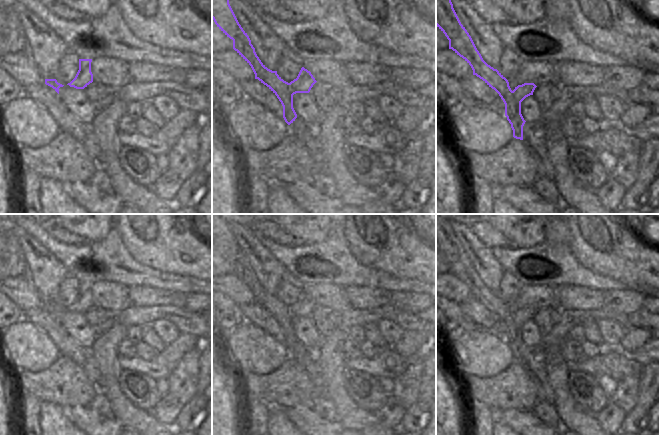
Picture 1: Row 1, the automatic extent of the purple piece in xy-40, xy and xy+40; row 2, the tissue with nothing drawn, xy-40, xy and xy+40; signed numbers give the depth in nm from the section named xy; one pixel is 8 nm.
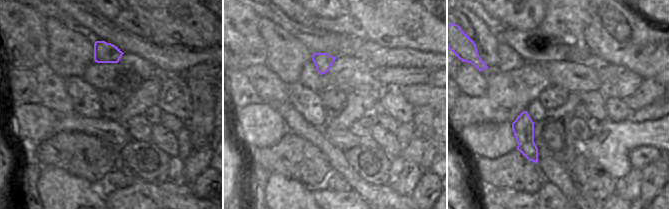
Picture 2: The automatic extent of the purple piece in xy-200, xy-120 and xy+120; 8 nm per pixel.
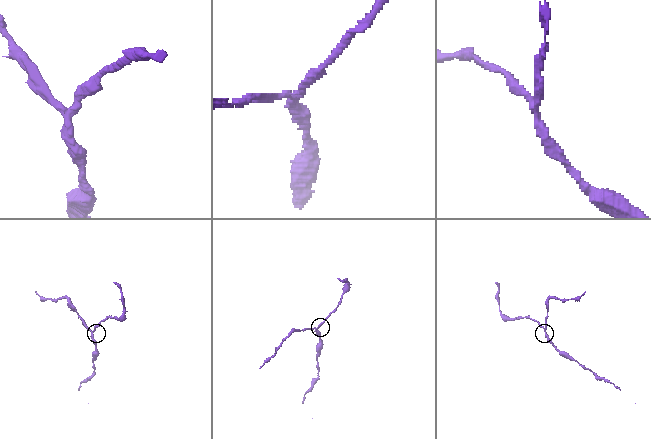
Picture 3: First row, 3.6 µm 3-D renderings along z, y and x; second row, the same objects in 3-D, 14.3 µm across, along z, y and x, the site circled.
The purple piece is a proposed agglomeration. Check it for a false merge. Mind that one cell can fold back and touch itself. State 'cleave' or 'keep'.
cleave

